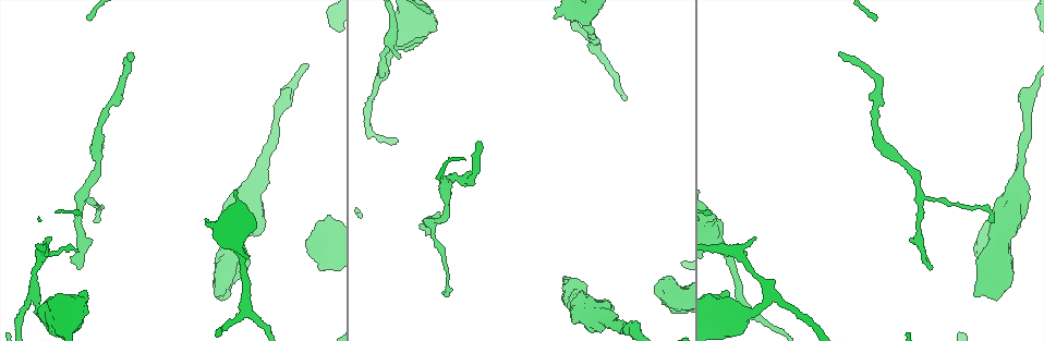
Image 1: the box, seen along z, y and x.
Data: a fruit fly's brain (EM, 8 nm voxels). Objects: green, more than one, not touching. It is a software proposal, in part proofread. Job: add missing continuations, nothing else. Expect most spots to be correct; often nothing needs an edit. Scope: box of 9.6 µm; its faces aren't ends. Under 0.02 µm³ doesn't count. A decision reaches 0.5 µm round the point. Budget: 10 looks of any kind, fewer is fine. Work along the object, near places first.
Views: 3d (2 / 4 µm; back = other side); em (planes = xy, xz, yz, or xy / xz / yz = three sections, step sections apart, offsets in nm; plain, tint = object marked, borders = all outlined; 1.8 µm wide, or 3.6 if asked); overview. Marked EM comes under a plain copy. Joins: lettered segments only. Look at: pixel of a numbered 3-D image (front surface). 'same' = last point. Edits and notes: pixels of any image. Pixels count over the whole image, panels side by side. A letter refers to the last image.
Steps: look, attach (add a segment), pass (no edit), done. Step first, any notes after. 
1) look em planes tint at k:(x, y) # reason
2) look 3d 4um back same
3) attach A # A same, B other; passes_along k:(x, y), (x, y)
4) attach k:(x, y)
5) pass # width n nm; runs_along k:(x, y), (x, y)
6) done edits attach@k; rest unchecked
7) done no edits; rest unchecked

look 3d 4um back at 1:(985, 233) # calibre changes

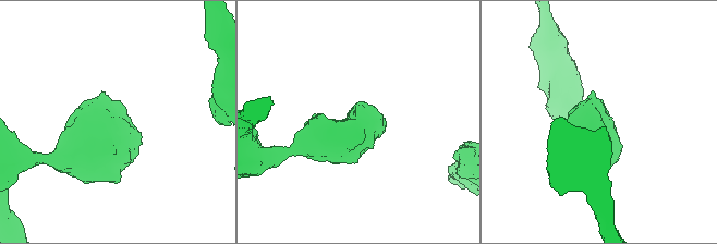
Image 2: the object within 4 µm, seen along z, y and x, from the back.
look em 3.6um yz step 16 borders at 2:(109, 126) # shape alone is not enough

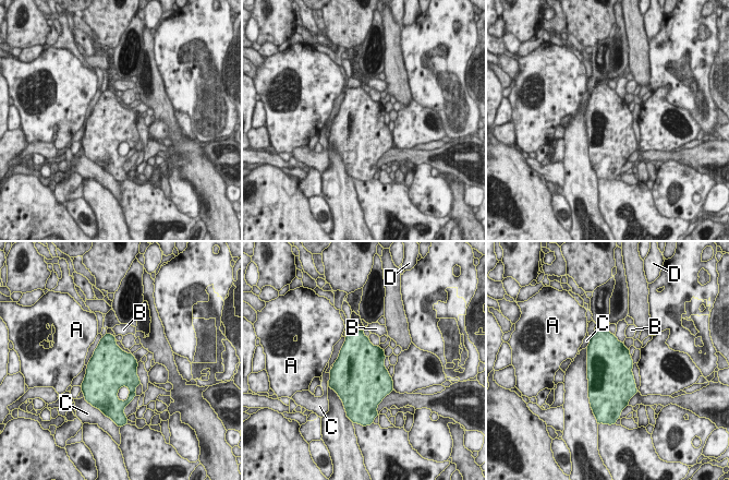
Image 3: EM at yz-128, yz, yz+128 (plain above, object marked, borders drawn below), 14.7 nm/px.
pass # A other, B other, C other, D other; border 3:(368, 337), (374, 345), (378, 346); none of them fits

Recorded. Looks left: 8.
look 3d 4um at 1:(566, 276) # free end

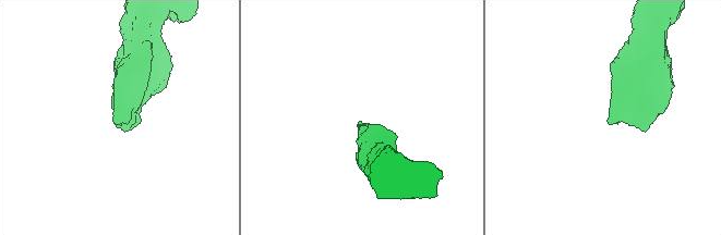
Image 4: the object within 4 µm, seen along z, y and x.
look em xz step 8 borders at 4:(113, 121) # shape alone is not enough

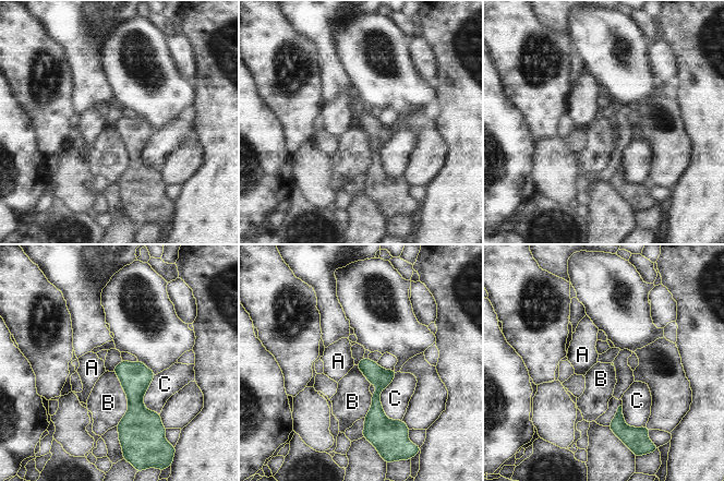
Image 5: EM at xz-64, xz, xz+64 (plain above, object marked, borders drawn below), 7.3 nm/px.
look em planes borders same

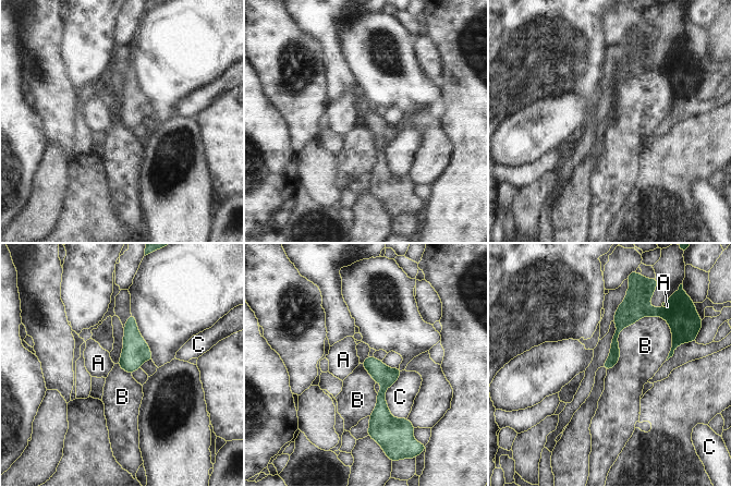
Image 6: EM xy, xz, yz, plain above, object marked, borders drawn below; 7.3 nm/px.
pass # A other, B other, C other; border 6:(669, 324), (625, 326), (607, 370); none of them fits

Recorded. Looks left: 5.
look 3d 4um back at 1:(131, 54) # free end

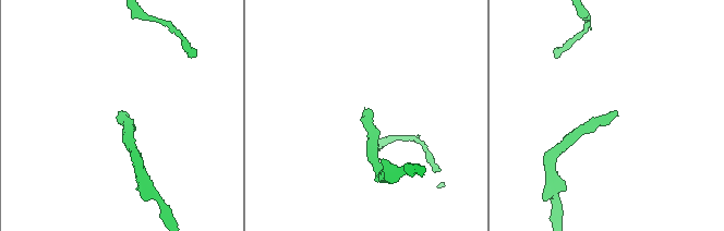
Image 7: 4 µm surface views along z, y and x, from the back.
look em planes tint at 7:(124, 114)

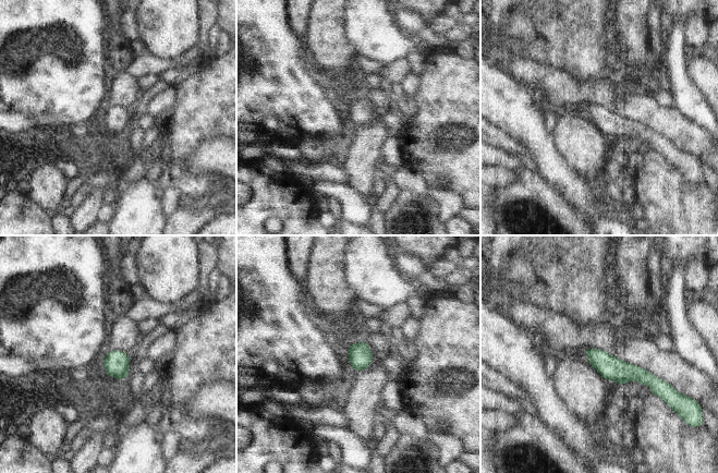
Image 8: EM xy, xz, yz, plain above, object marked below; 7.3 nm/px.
look em planes borders same # what lies round it

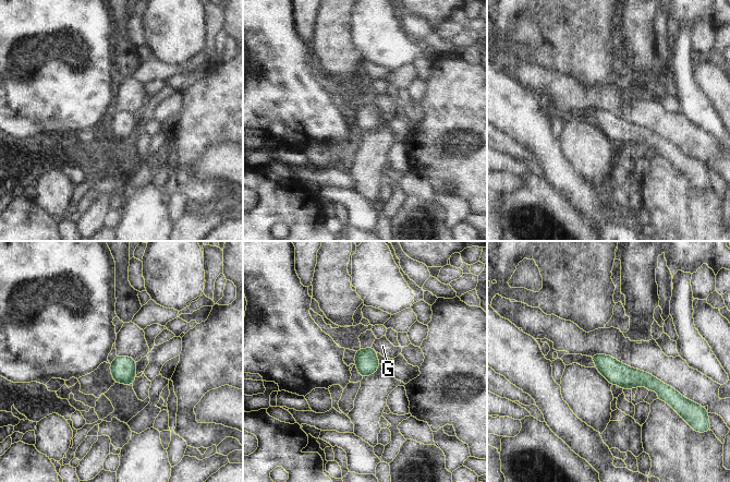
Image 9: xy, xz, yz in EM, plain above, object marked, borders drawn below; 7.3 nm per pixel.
attach G # G same; passes_along 9:(366, 361), (374, 349), (382, 346); it goes on there

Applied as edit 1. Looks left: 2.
done edits attach@9; rest unchecked

